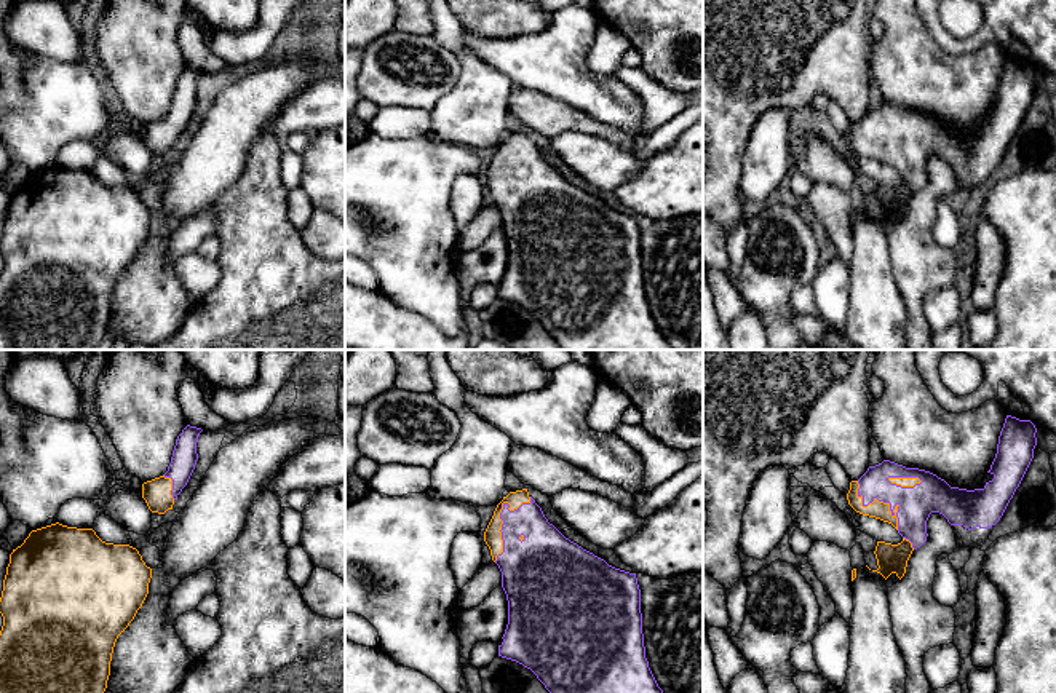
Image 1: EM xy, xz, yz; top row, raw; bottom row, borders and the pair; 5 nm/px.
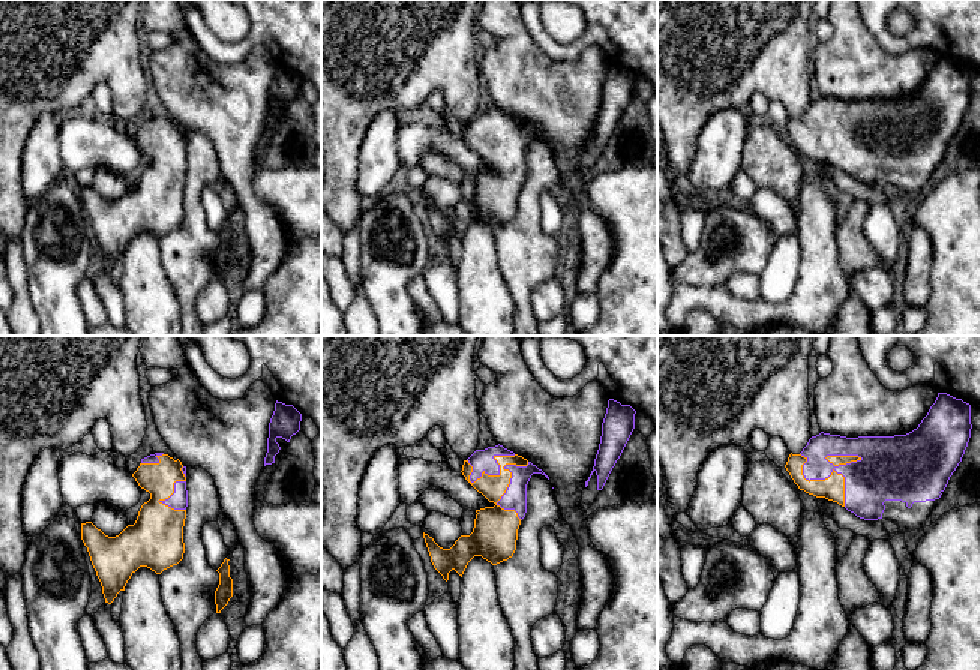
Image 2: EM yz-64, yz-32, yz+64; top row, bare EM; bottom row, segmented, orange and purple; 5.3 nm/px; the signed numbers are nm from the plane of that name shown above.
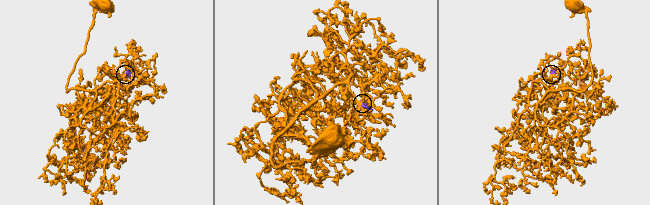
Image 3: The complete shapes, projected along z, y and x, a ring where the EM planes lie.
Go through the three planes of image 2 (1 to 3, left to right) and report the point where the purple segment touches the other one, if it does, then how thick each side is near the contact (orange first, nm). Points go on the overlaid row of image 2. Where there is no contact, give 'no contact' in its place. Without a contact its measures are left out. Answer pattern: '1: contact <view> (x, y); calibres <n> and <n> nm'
1: contact yz-64 (173, 490); calibres 280 and 100 nm
2: contact yz-32 (500, 469); calibres 140 and 120 nm
3: contact yz+64 (829, 477); calibres 130 and 260 nm

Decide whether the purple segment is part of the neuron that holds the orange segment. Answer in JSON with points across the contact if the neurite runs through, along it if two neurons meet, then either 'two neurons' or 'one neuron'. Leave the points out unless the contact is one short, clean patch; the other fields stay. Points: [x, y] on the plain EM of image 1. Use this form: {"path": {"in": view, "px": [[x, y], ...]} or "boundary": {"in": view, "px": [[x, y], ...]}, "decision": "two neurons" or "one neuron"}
{"decision": "one neuron"}

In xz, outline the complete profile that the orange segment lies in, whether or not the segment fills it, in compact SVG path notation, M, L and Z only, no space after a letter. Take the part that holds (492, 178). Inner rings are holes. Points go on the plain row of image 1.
M527 131L503 139L484 174L484 184L502 214L508 243L508 267L498 299L530 311L562 350L676 350L658 329L645 300L636 216L615 211L566 180L548 164Z

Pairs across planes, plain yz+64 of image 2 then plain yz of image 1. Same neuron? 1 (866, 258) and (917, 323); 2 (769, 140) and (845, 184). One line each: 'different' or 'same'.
1: same
2: same

